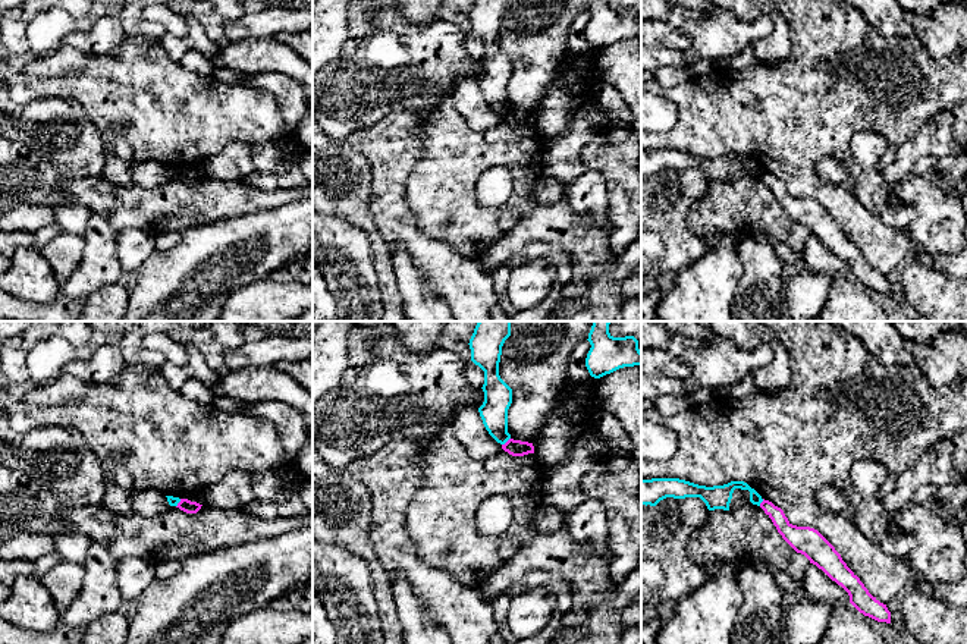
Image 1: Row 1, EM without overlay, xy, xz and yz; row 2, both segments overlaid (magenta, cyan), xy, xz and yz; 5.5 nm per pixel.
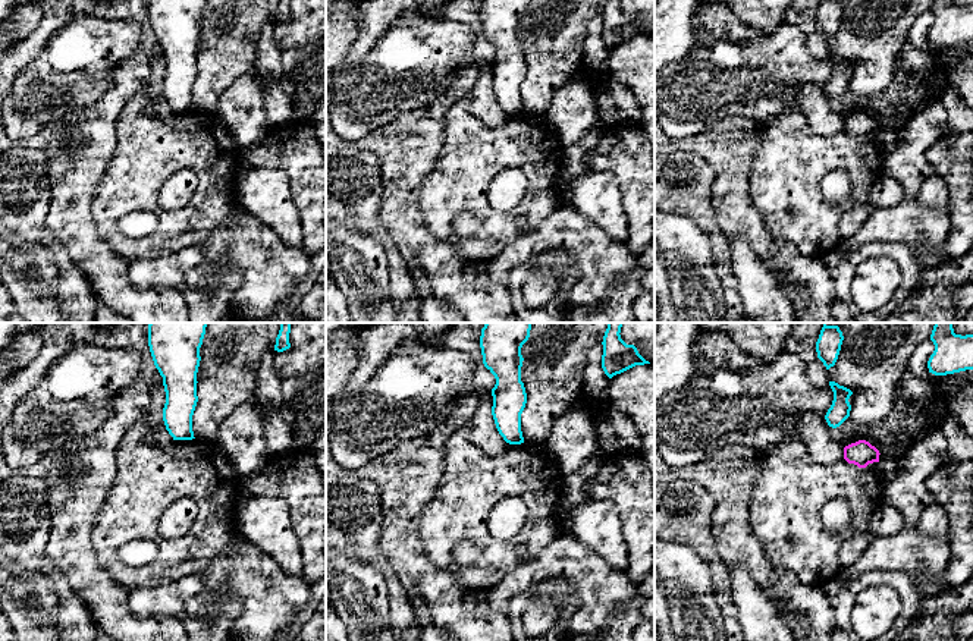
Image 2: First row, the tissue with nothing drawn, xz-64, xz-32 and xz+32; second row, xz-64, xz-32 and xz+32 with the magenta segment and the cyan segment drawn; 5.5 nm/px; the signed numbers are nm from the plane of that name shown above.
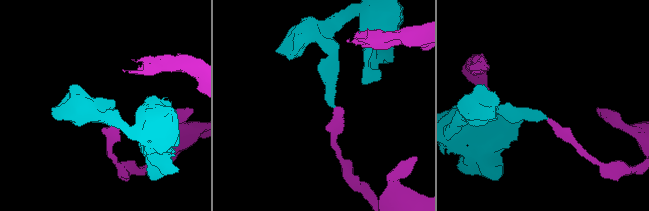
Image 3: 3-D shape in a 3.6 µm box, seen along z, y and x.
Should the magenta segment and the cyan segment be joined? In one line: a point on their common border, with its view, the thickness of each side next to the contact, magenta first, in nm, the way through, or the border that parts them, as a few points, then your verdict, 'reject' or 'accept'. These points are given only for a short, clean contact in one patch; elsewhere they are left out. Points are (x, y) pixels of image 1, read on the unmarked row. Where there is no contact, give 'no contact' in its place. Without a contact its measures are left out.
meets magenta in xz at (506, 113); 90 nm thick on the magenta side, 160 nm on the other; border along xz (509, 109), (502, 116); reject

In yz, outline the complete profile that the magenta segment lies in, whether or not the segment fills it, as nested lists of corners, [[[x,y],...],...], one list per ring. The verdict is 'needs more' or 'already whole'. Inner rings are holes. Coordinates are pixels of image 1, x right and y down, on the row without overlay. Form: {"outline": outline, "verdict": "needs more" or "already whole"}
{"outline": [[[765,172],[760,179],[772,191],[782,210],[810,235],[822,241],[832,252],[841,257],[850,267],[850,274],[864,288],[877,293],[891,295],[891,283],[886,276],[873,268],[860,249],[847,238],[835,219],[814,200],[792,197],[784,182]]], "verdict": "already whole"}

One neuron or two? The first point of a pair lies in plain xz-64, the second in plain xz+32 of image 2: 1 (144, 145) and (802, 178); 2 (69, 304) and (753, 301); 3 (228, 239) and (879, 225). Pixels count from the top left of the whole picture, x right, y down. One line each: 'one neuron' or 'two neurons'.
1: one neuron
2: two neurons
3: one neuron

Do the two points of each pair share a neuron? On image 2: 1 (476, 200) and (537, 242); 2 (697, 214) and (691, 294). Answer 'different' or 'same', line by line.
1: different
2: different

